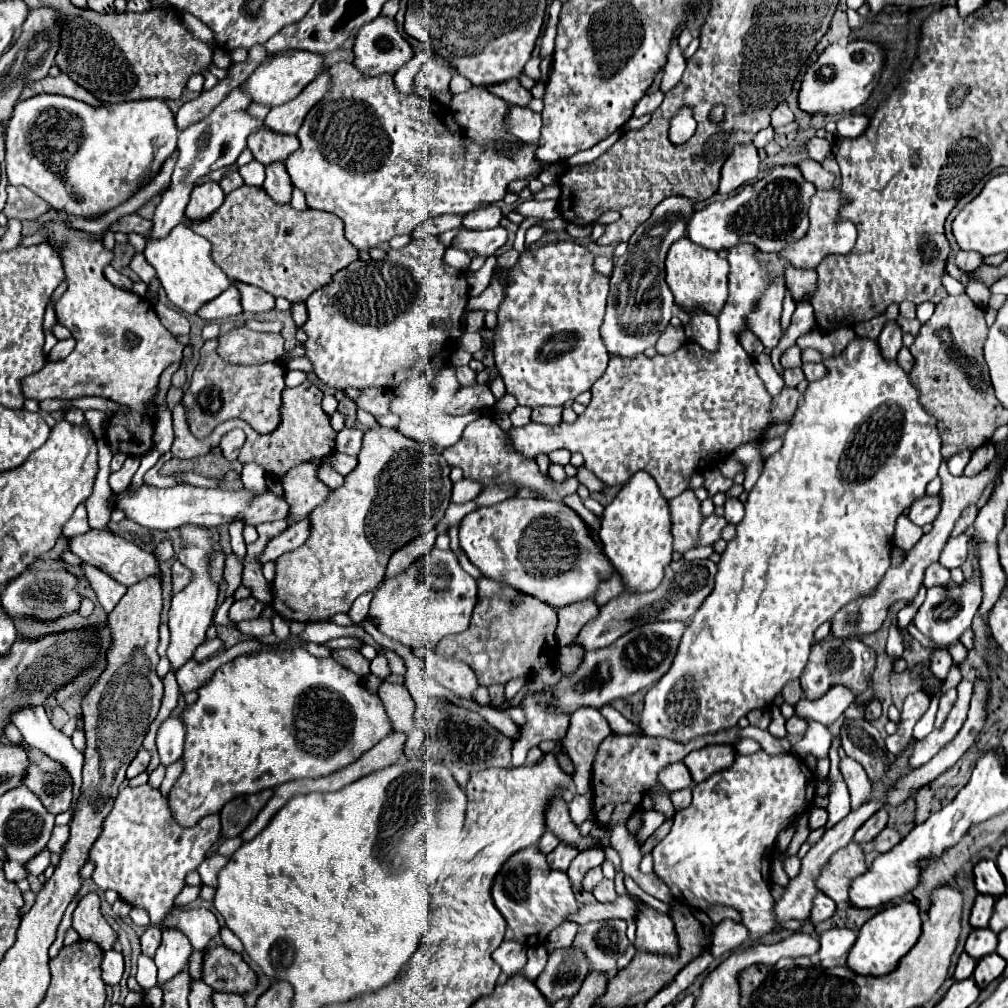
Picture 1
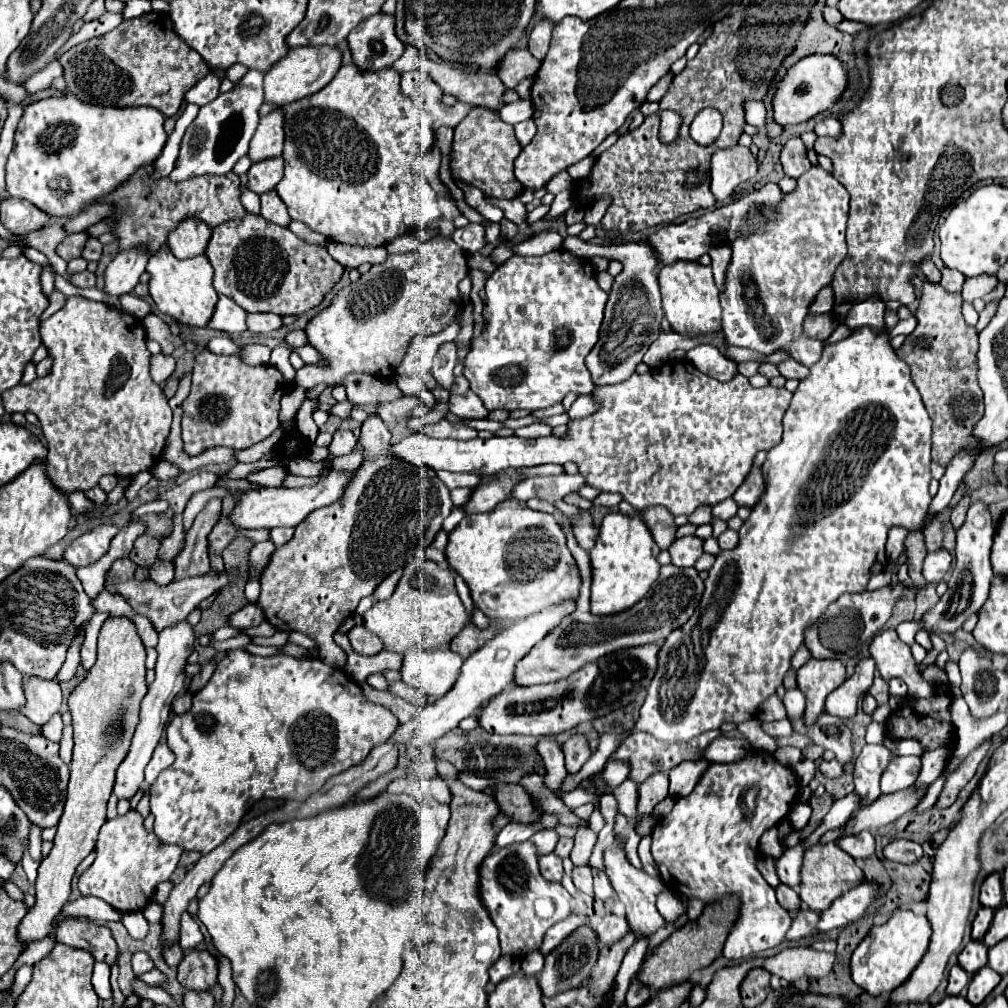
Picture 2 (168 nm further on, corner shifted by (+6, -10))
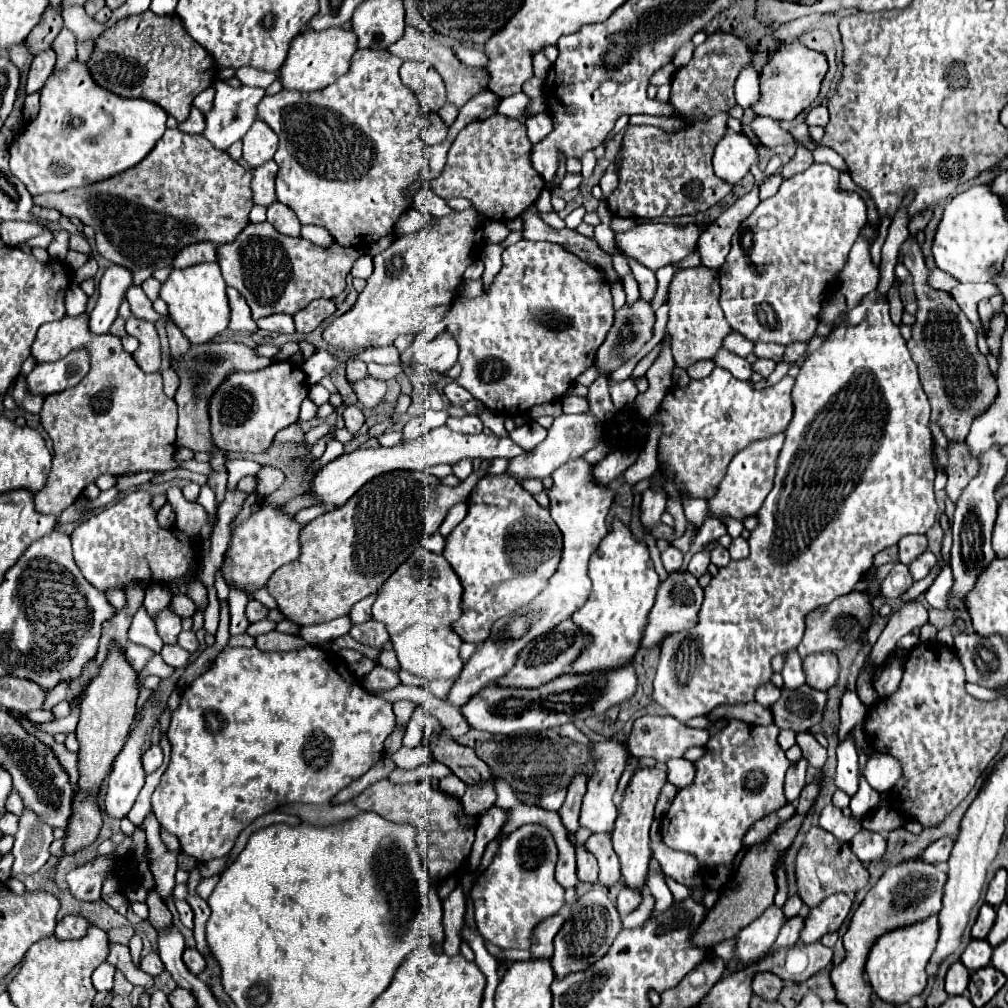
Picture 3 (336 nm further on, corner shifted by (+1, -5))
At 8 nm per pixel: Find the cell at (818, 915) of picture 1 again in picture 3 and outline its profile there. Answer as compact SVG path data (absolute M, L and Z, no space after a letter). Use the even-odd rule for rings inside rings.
M798 915L798 917L792 917L784 923L784 927L780 929L780 935L774 943L772 949L784 949L784 947L792 947L798 943L800 939L800 933L802 933L802 919L806 919L804 915Z

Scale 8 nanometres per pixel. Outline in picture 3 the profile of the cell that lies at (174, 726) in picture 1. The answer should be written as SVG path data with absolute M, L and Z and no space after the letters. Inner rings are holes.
M152 745L144 755L142 755L142 765L146 773L154 773L164 761L164 751L160 745Z

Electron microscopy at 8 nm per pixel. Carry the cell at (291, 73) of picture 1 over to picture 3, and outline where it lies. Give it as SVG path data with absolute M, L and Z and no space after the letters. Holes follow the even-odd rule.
M306 29L292 41L288 57L278 71L278 79L286 91L324 89L348 71L354 51L356 51L356 39L354 39L352 31L344 31L344 29L312 31L312 29Z

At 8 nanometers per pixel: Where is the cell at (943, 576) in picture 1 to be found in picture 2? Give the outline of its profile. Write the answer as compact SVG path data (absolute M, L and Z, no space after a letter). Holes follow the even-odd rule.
M909 532L907 534L907 538L905 538L905 554L907 554L909 576L915 582L917 590L921 590L925 586L925 578L921 574L921 566L923 566L923 560L927 556L923 532Z

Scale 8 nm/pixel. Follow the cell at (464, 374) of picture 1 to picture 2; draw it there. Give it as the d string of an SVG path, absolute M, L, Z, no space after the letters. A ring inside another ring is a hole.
M453 342L442 344L435 355L433 366L431 366L431 374L433 378L445 388L449 390L453 384L453 368L458 363L457 348Z

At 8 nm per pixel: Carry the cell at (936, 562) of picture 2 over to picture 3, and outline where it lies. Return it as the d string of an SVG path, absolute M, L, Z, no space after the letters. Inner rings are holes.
M924 551L924 553L910 565L910 573L912 573L912 577L914 577L916 581L918 581L918 579L924 579L936 563L938 563L938 555L934 555L932 551Z

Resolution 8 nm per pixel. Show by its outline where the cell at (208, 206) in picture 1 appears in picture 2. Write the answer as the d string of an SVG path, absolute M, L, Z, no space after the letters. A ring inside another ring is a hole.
M189 218L189 222L181 222L181 226L177 226L173 234L169 234L169 248L173 256L185 260L205 254L209 238L211 238L209 226L205 226L203 222L193 222L193 218Z

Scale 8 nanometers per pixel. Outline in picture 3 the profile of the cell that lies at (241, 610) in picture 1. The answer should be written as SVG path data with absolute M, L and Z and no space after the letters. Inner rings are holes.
M254 599L248 601L248 605L246 605L246 617L248 617L250 623L262 621L262 619L266 619L266 615L268 615L268 609L262 603L258 603Z

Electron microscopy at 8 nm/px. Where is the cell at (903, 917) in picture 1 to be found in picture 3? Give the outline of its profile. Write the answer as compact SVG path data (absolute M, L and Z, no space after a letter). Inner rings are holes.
M934 915L924 921L892 929L878 937L878 941L874 941L874 945L870 947L866 959L866 975L874 993L880 999L896 1005L906 1003L914 995L920 995L922 989L926 987L928 979L926 963L936 949L936 941L938 941L938 917Z

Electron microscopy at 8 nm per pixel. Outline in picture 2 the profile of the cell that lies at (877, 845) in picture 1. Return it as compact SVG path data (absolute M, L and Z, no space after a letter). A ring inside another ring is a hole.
M897 840L891 842L885 848L885 858L893 860L893 862L901 862L901 864L913 864L917 860L923 858L923 848L917 842L909 842L909 840Z

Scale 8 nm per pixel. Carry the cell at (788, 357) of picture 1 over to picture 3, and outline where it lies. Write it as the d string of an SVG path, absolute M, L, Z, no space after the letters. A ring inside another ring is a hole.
M758 359L758 361L752 365L752 369L758 371L764 379L774 371L774 367L776 367L776 361L772 361L772 359Z

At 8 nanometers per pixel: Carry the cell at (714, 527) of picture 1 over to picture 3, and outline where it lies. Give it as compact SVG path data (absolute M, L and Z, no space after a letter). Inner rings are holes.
M670 545L664 553L662 553L662 563L664 563L664 569L670 573L670 571L678 571L684 563L684 553L680 549L676 549L674 545Z

